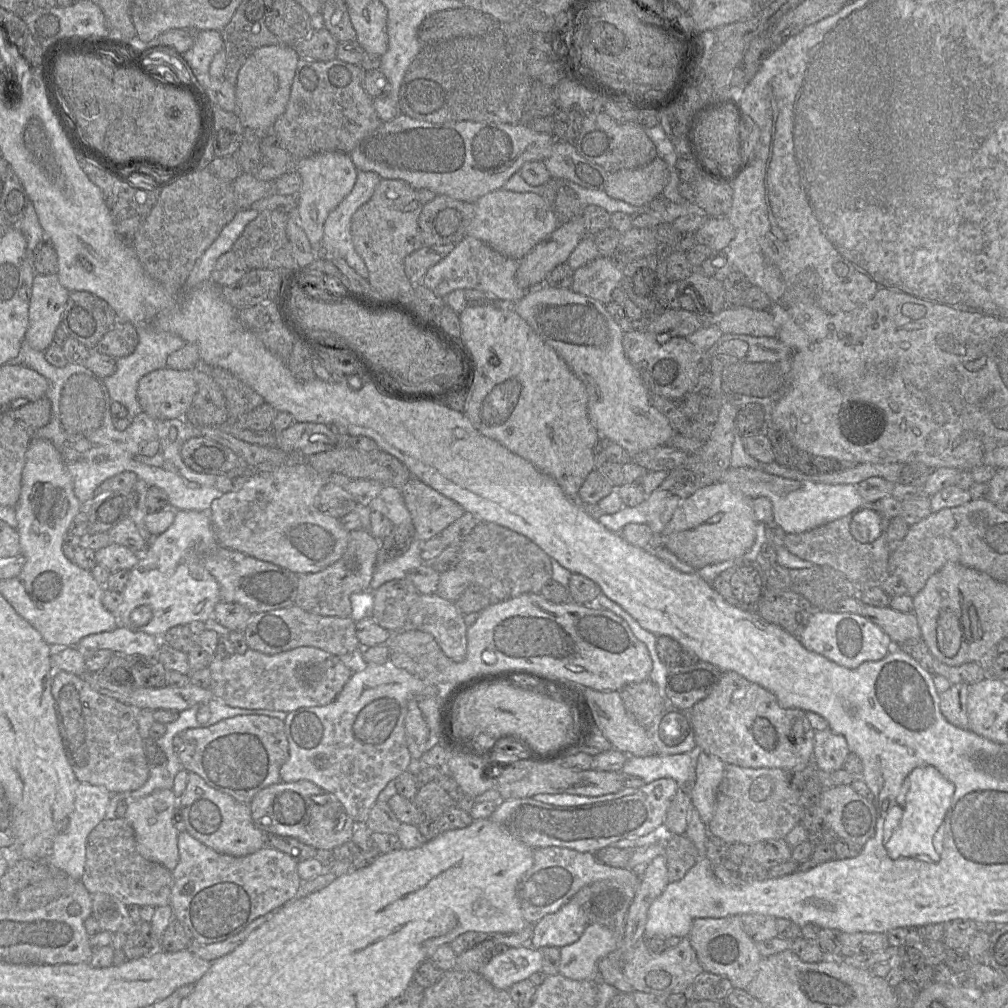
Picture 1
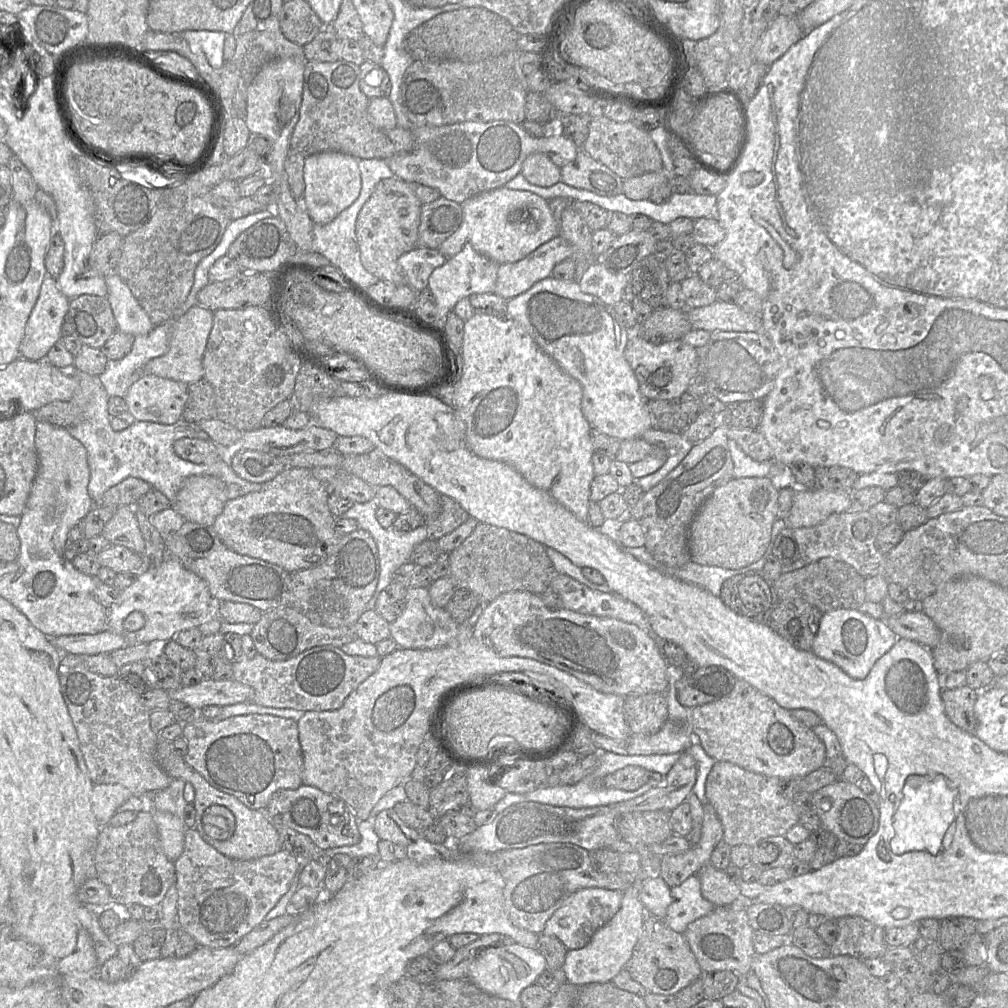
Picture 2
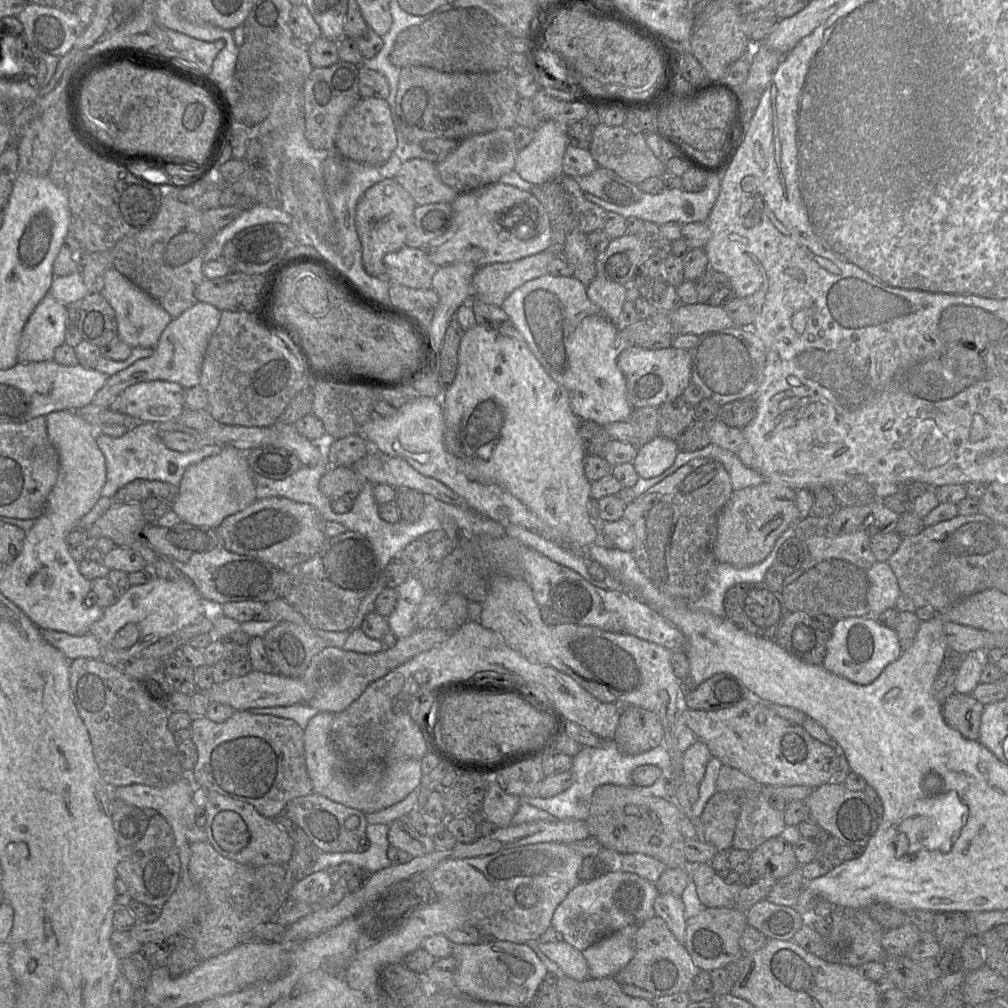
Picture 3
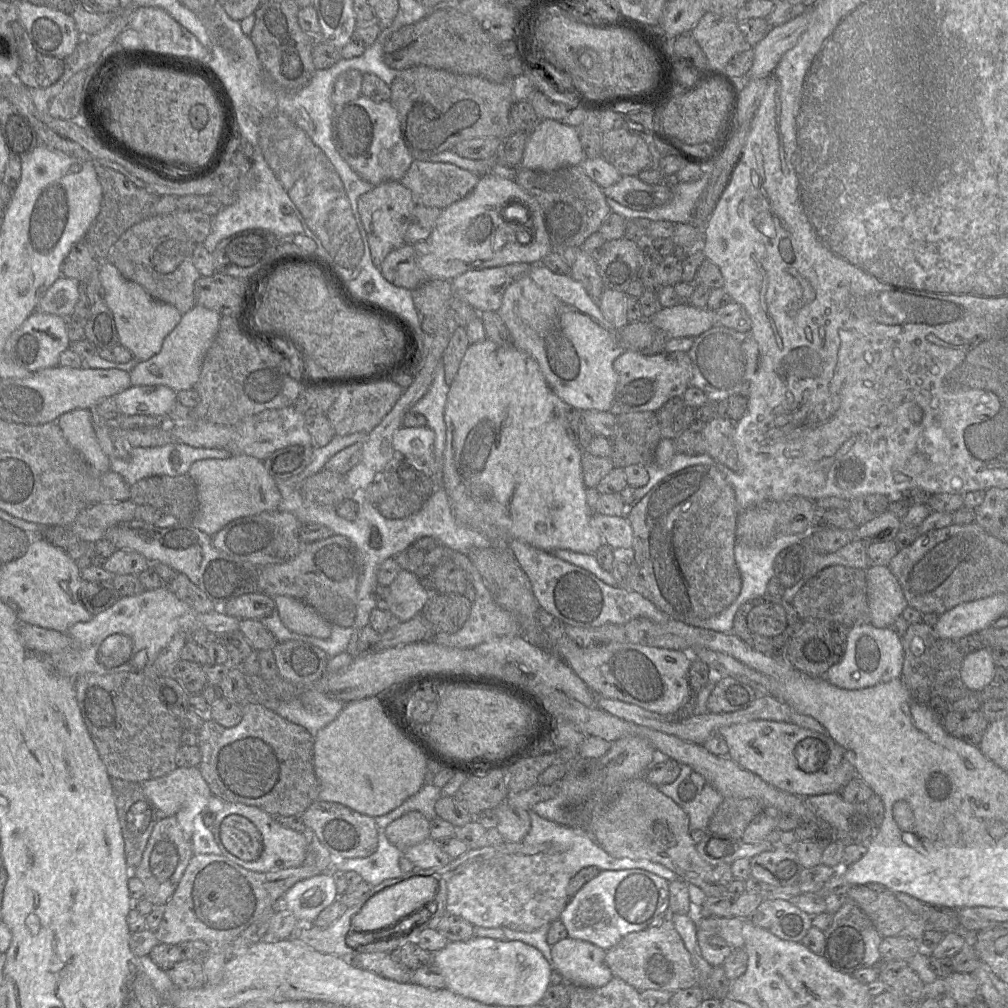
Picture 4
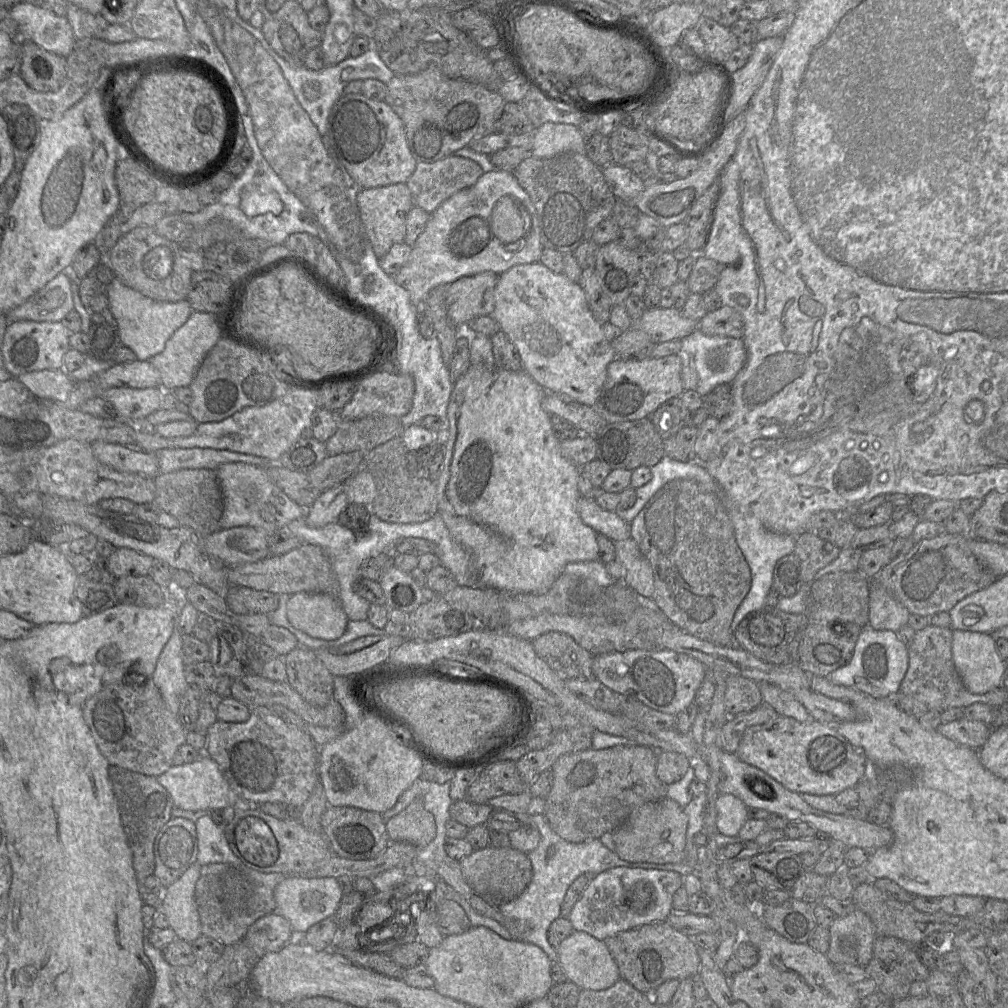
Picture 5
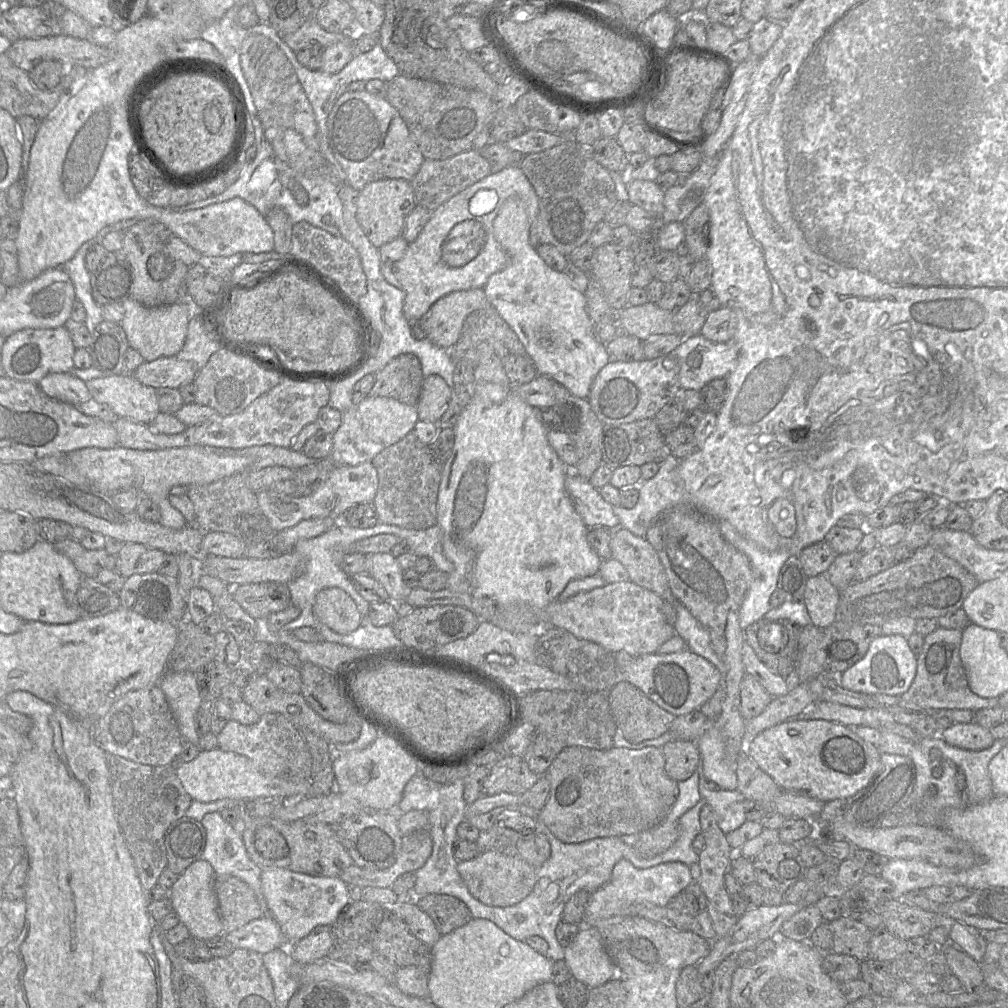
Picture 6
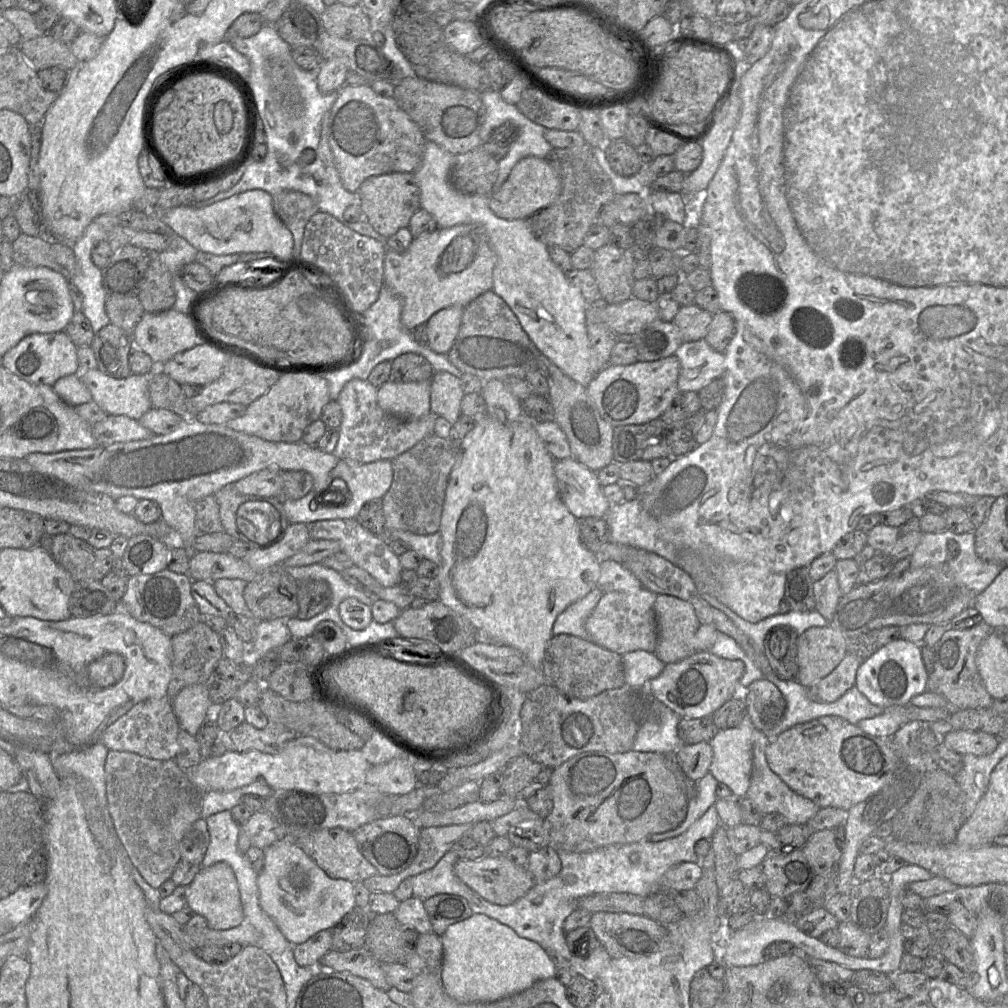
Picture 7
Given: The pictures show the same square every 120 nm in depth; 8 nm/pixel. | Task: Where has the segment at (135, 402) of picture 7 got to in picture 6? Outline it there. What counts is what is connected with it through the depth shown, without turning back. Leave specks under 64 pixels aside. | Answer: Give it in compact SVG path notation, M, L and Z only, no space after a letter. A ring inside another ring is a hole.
M132 373L95 378L85 383L92 398L110 406L117 417L149 424L159 413L156 388L142 384Z

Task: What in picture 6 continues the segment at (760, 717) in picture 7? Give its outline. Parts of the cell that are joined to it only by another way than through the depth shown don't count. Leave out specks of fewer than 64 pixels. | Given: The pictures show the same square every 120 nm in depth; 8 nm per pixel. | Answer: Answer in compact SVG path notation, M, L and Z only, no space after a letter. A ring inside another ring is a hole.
M745 675L740 682L739 710L745 720L760 715L773 697L753 677Z

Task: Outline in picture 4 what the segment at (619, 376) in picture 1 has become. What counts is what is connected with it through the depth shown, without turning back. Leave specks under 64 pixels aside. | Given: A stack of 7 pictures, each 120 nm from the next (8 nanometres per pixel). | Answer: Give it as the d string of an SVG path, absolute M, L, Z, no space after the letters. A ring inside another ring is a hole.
M542 264L531 269L512 282L505 290L502 304L496 311L506 325L512 344L531 355L555 394L569 407L578 411L610 411L618 382L618 374L613 368L614 360L625 348L620 339L620 331L602 314L584 286L570 274L556 274Z

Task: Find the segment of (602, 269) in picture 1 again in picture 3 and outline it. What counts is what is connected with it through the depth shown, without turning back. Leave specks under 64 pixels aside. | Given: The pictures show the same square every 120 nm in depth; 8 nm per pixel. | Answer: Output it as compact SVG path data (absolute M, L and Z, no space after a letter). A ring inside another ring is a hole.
M603 276L596 277L587 286L589 300L604 310L611 318L619 320L624 302L625 287L607 280Z

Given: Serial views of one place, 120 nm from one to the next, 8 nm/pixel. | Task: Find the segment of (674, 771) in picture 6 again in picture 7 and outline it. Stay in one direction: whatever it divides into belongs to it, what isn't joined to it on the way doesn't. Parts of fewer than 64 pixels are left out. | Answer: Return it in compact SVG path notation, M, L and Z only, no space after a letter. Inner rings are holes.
M709 742L682 744L674 756L684 775L696 782L709 773L713 751Z

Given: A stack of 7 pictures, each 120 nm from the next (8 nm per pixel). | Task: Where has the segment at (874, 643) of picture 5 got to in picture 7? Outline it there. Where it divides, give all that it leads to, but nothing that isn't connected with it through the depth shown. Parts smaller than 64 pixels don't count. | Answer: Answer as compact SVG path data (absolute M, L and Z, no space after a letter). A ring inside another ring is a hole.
M899 639L886 644L863 660L856 673L855 686L872 704L884 709L907 706L912 697L927 691L928 674L920 645Z

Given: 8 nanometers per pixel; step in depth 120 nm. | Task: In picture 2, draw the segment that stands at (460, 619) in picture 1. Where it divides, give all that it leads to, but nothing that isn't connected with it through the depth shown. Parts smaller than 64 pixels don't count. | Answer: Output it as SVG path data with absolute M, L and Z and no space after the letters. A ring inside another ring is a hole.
M407 588L406 605L401 615L390 623L390 633L401 649L437 649L447 645L458 634L457 624L445 608L432 604L428 588Z

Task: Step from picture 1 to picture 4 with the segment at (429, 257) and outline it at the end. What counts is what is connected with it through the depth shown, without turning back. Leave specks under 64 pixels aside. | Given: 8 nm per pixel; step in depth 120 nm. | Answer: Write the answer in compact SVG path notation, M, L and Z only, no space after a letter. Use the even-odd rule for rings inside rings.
M405 243L392 250L379 269L388 282L411 291L430 281L417 263L414 244Z

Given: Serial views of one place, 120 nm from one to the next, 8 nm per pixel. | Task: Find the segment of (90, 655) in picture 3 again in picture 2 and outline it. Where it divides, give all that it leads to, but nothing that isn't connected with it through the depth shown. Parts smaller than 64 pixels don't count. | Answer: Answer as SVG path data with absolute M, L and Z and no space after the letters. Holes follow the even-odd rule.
M109 630L95 635L67 635L51 638L53 644L62 654L97 655L111 652L129 646L127 640Z

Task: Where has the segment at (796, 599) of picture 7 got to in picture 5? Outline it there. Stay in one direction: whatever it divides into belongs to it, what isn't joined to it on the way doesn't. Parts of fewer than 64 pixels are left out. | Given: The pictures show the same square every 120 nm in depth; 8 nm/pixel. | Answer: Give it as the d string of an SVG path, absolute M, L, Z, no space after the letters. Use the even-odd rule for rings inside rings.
M795 553L781 558L773 571L773 588L781 597L794 596L804 584L801 564Z

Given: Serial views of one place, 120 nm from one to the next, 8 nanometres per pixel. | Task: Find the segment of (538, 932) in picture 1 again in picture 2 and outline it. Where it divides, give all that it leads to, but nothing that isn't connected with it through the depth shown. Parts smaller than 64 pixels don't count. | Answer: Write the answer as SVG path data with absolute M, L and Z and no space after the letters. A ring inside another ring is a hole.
M584 888L572 894L547 920L542 934L558 938L567 950L581 949L593 934L610 921L621 907L623 892L603 888Z

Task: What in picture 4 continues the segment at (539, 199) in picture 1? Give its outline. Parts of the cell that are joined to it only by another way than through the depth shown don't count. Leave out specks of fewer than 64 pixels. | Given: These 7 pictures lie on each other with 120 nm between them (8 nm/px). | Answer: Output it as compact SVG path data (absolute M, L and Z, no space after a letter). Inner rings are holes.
M493 172L480 175L476 186L466 197L442 209L430 236L414 244L417 263L427 275L427 280L452 280L469 270L505 266L514 263L541 264L543 258L552 251L552 245L545 229L539 204L536 205L536 207L539 207L537 208L537 217L533 217L533 222L530 218L532 233L531 241L527 244L519 242L510 225L501 220L501 212L505 204L507 208L509 203L517 203L527 211L529 198L530 195L515 180L503 178Z

